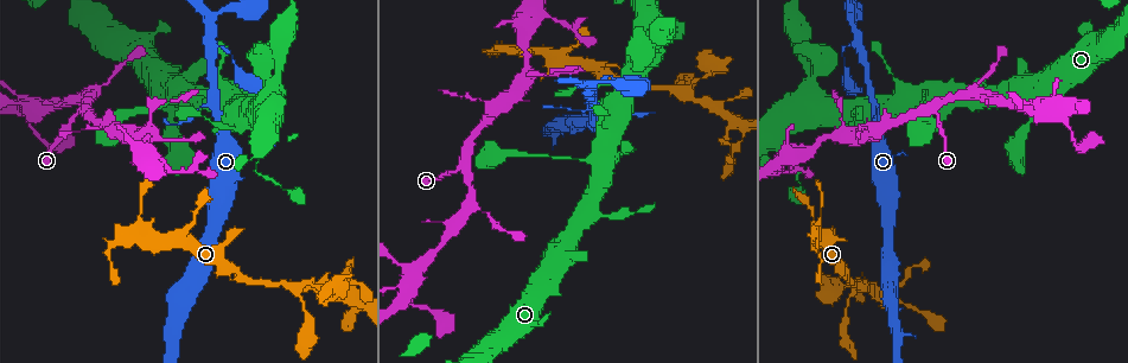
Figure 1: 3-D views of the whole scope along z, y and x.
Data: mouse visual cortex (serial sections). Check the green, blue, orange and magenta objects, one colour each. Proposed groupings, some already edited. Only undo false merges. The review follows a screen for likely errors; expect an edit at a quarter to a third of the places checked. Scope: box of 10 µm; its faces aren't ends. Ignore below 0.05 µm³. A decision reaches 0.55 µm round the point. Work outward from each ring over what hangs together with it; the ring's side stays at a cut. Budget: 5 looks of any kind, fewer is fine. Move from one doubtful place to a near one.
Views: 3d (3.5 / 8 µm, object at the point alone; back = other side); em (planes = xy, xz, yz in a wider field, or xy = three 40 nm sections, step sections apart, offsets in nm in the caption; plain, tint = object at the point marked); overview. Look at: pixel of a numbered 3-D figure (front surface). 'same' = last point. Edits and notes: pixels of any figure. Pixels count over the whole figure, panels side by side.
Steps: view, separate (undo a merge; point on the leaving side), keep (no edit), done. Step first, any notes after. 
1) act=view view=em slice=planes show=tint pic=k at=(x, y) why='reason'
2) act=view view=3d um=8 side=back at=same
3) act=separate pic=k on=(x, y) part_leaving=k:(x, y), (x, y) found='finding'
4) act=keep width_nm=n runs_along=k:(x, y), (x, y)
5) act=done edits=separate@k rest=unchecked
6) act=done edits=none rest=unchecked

act=view view=3d um=3.5 pic=1 at=(845, 132) why='calibre changes'

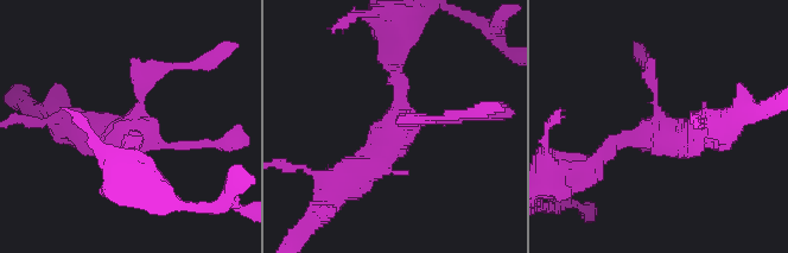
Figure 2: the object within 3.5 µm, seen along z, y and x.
act=view view=em slice=planes show=tint pic=2 at=(659, 134) why='now the EM'

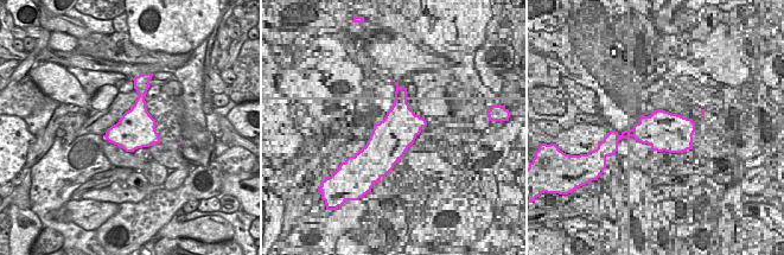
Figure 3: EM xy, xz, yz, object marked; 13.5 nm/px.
act=view view=em slice=xy step=5 show=tint at=same why='cut it another way'

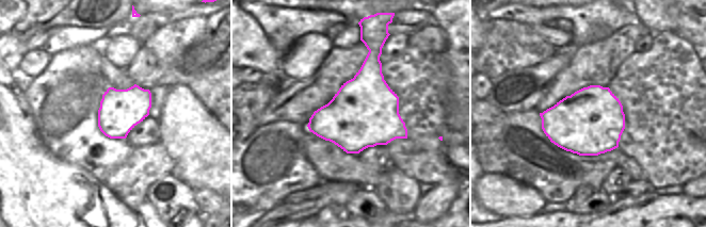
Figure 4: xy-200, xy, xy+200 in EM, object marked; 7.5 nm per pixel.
act=keep width_nm=500 runs_along=2:(343, 184), (398, 130), (391, 59) found='all the same cell'

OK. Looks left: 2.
act=view view=3d um=3.5 pic=1 at=(928, 95) why='sharp bend'

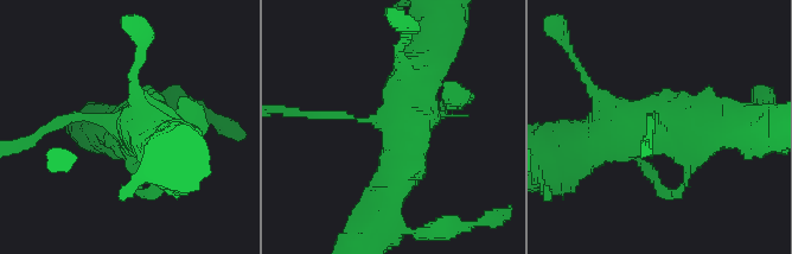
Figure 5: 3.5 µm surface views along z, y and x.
act=view view=em slice=xy step=3 show=tint pic=5 at=(120, 119) why='need the tissue'

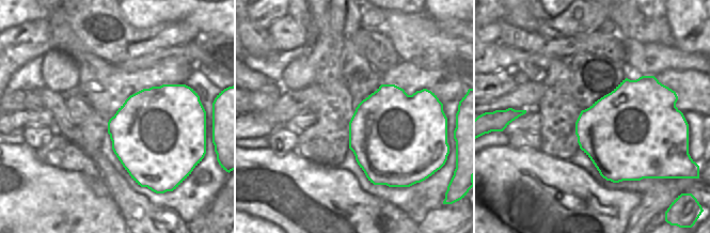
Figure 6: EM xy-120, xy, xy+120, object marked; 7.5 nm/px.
act=keep runs_along=5:(382, 203), (426, 61) found='continuous, no second cell'

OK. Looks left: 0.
act=done edits=none rest=unchecked

